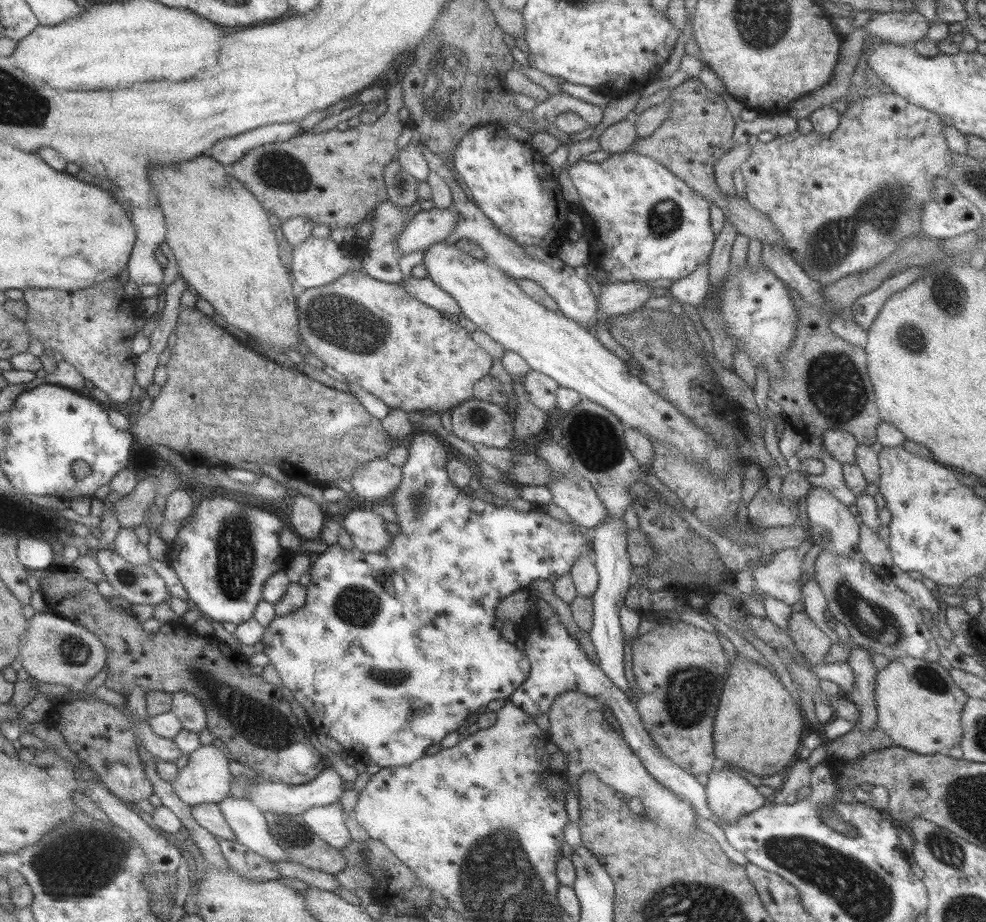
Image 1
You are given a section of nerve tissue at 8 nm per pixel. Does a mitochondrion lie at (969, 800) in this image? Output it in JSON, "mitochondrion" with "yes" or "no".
{"mitochondrion":"yes"}

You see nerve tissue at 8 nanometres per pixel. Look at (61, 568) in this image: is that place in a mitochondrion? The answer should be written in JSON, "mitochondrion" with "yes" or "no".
{"mitochondrion":"no"}

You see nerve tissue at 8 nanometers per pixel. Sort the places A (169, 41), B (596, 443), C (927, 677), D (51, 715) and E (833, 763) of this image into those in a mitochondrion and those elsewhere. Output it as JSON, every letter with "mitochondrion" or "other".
{"A":"other","B":"mitochondrion","C":"mitochondrion","D":"other","E":"other"}

